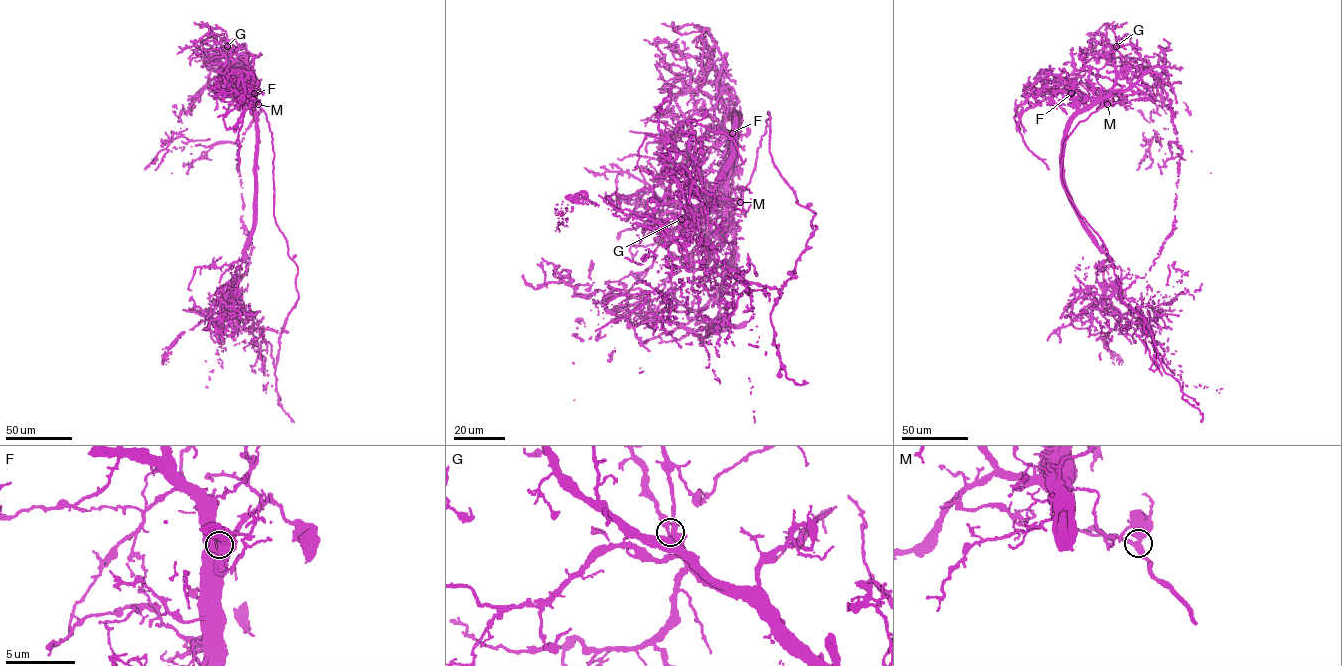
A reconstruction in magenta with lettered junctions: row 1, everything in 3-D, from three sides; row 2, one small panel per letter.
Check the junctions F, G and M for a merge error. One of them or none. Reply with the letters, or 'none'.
M

